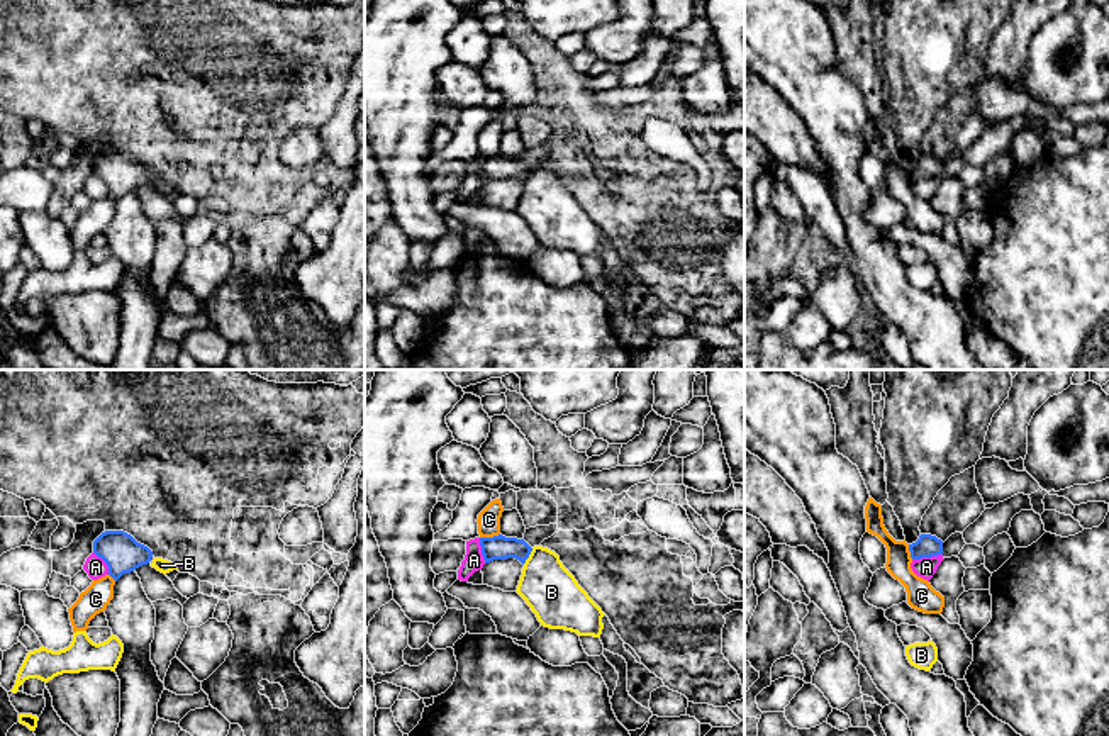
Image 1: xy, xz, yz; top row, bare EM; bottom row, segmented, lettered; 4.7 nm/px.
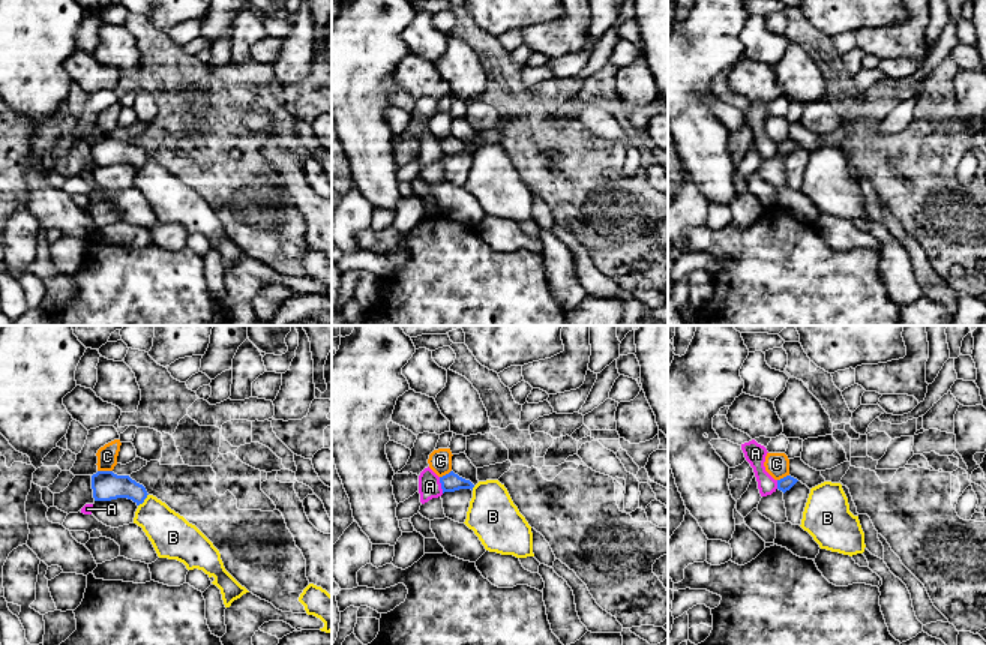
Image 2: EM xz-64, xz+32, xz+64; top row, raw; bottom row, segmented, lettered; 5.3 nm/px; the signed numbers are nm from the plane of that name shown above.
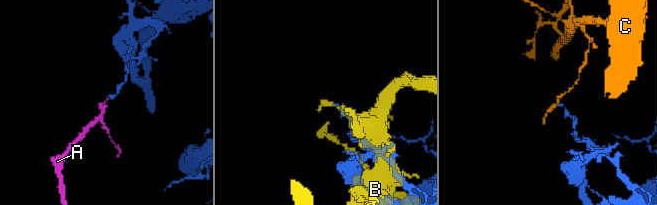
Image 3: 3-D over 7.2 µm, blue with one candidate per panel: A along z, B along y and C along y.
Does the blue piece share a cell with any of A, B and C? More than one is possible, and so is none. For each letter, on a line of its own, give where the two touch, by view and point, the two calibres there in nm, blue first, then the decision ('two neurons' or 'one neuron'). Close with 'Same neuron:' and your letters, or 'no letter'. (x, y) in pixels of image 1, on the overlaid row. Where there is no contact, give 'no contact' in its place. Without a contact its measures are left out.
A: yz (926, 557) | 110/100 nm | two neurons
B: xz (528, 557) | 110/260 nm | two neurons
C: xz (489, 538) | 110/110 nm | two neurons
Same neuron: no letter

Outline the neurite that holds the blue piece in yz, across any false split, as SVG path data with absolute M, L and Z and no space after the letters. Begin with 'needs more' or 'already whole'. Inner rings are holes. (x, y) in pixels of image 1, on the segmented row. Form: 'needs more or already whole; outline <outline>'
already whole; outline M921 534L919 539L909 544L911 558L931 558L943 555L943 541L931 534Z

